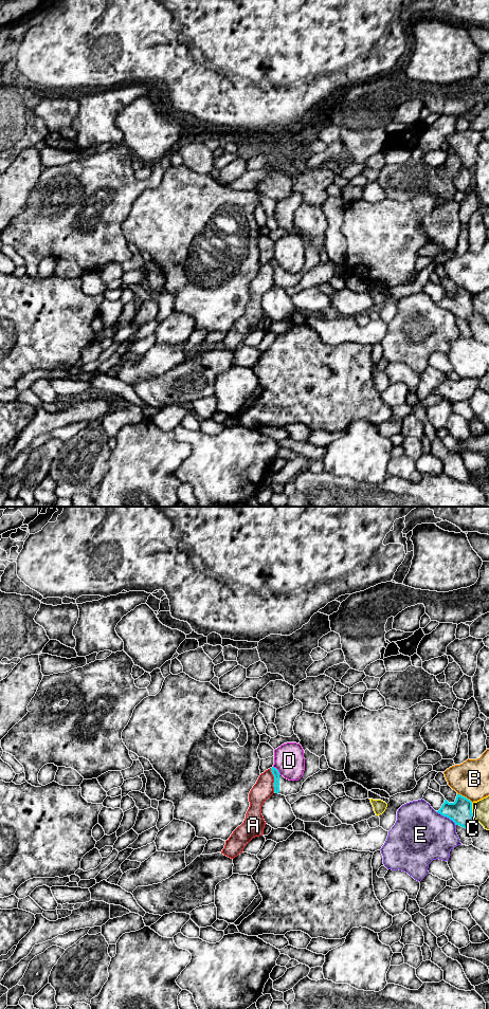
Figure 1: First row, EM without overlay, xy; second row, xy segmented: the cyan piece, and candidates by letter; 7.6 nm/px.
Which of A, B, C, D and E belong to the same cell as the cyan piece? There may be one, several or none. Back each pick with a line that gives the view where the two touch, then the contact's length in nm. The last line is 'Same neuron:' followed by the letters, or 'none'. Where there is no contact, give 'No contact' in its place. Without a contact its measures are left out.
Same neuron: none

